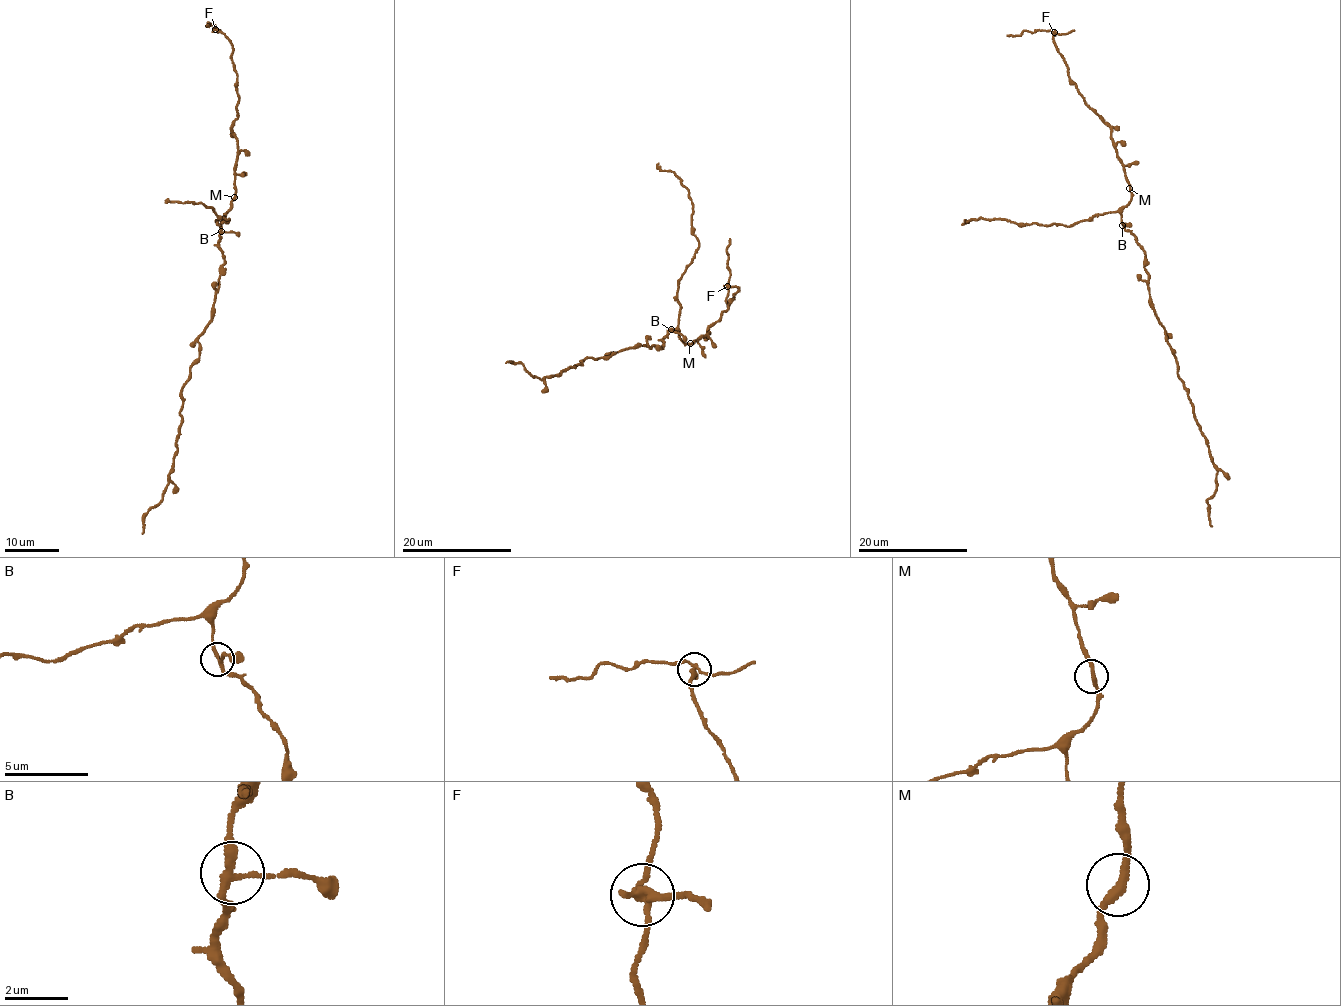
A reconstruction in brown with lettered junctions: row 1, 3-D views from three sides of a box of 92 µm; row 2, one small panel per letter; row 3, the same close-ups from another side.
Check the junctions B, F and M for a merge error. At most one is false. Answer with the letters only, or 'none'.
F

